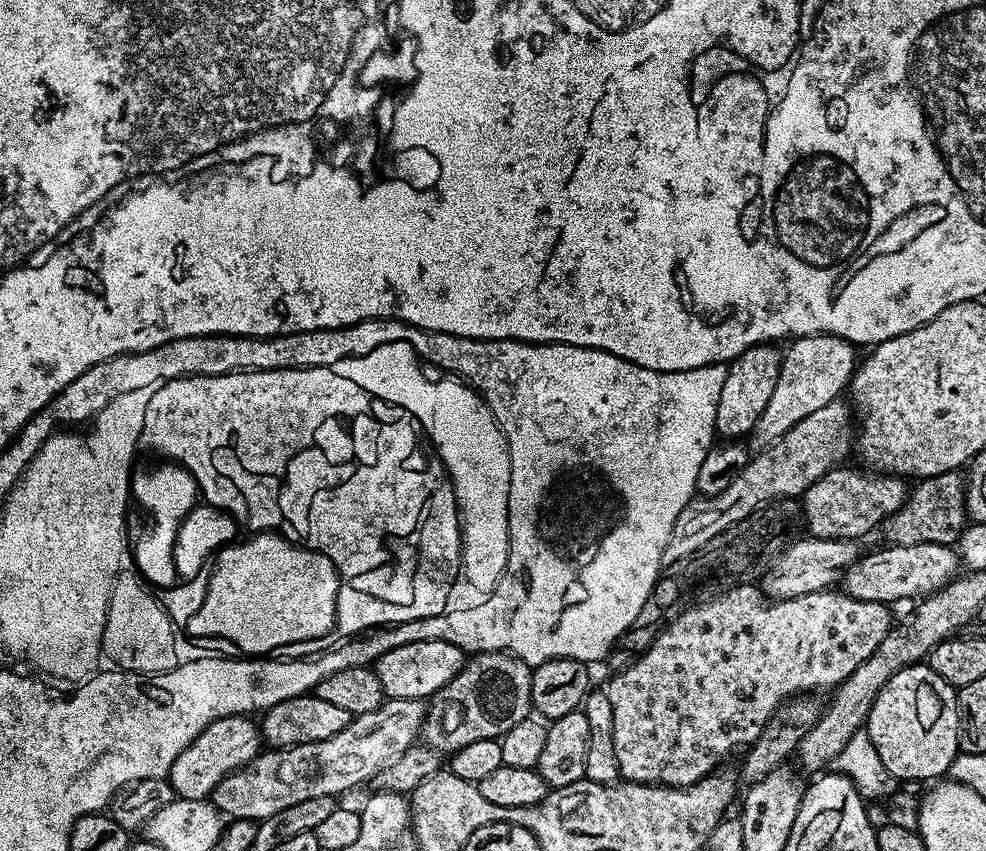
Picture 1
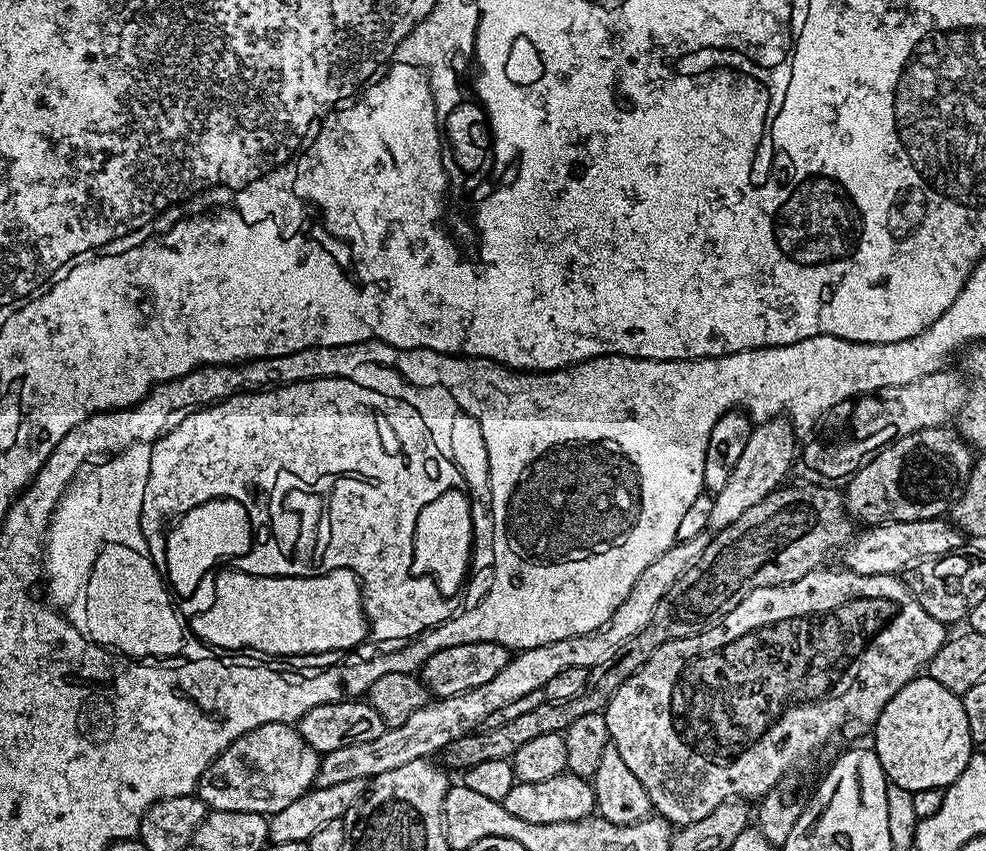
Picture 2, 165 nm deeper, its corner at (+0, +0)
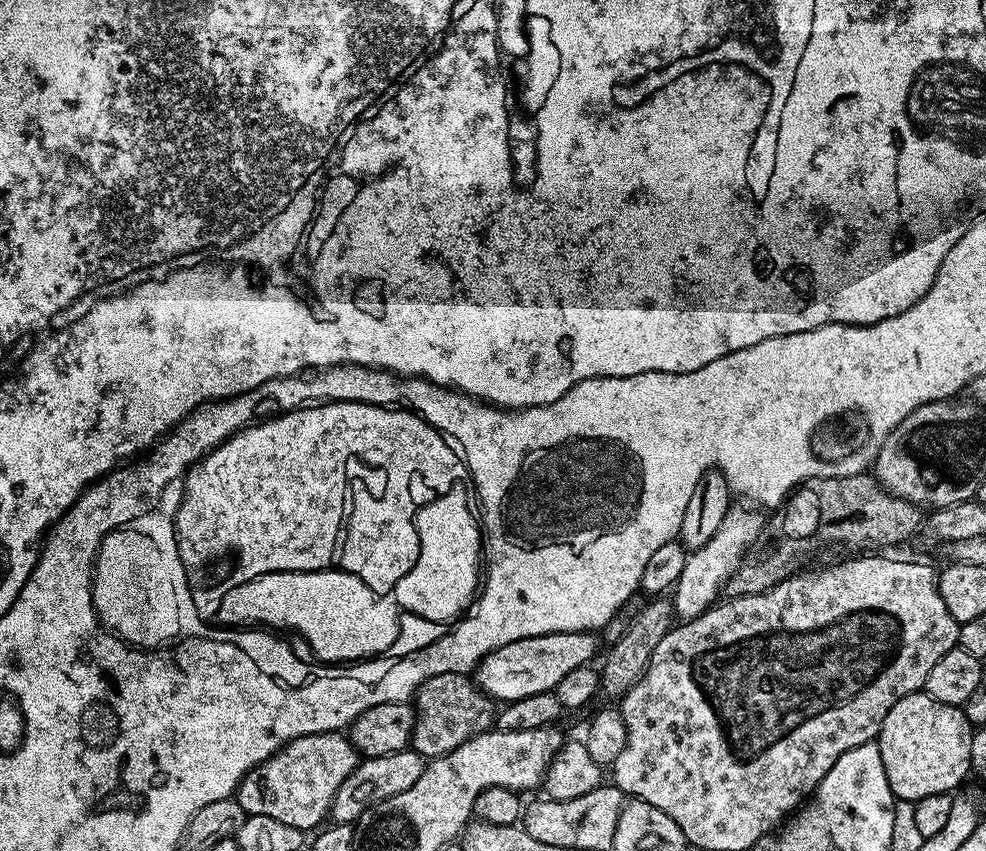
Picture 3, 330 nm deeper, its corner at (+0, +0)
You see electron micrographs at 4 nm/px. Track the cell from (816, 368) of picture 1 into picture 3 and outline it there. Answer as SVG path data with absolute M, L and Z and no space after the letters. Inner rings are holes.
M729 507L726 518L722 518L722 526L718 526L714 538L710 538L706 546L693 548L688 552L686 566L682 566L682 574L670 596L675 615L681 621L698 618L706 609L717 603L719 596L716 595L719 594L720 588L722 592L728 579L739 570L752 545L760 539L760 530L764 526L765 517L751 507L748 507L749 509L736 507Z

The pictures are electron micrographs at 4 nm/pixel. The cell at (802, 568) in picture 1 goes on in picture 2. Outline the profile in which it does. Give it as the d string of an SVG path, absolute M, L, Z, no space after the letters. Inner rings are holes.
M944 518L918 522L886 522L865 527L863 531L861 536L859 533L842 549L843 567L854 574L894 576L922 560L934 560L937 556L959 552L962 548L960 529Z

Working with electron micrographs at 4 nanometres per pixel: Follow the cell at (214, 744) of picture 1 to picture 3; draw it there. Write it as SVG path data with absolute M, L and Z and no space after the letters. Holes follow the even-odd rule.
M343 731L306 734L247 772L234 799L247 815L274 818L301 830L316 830L329 819L338 788L350 778L357 763L356 747Z

